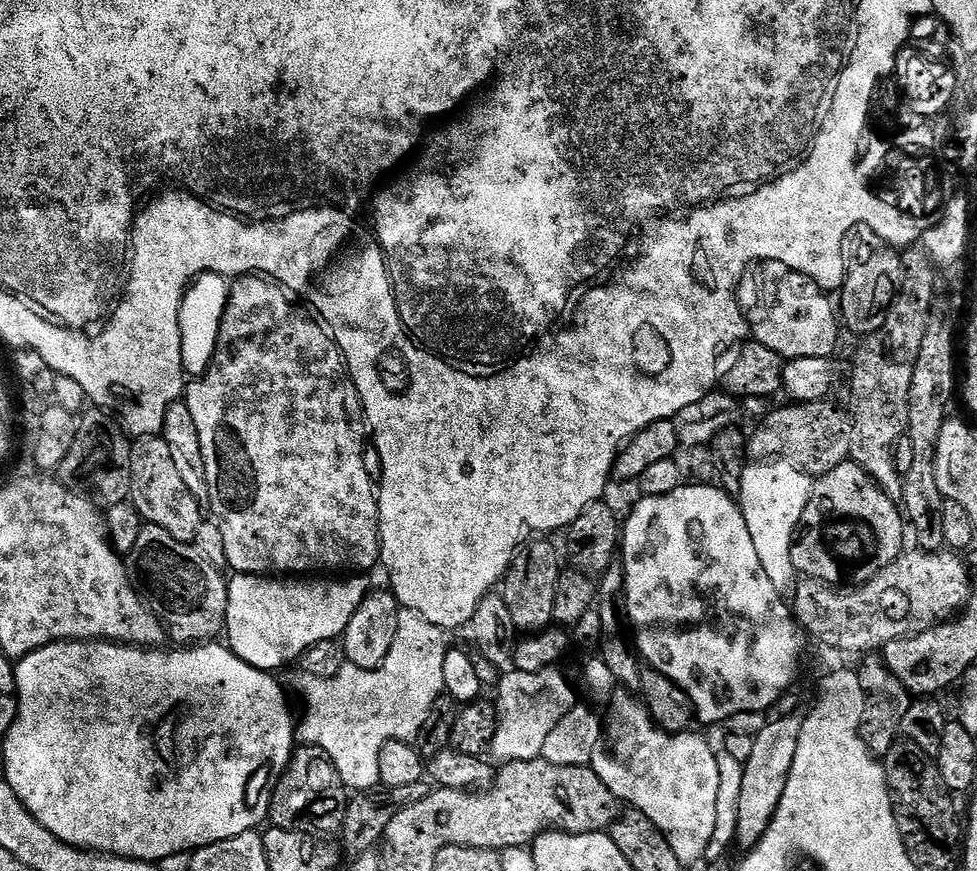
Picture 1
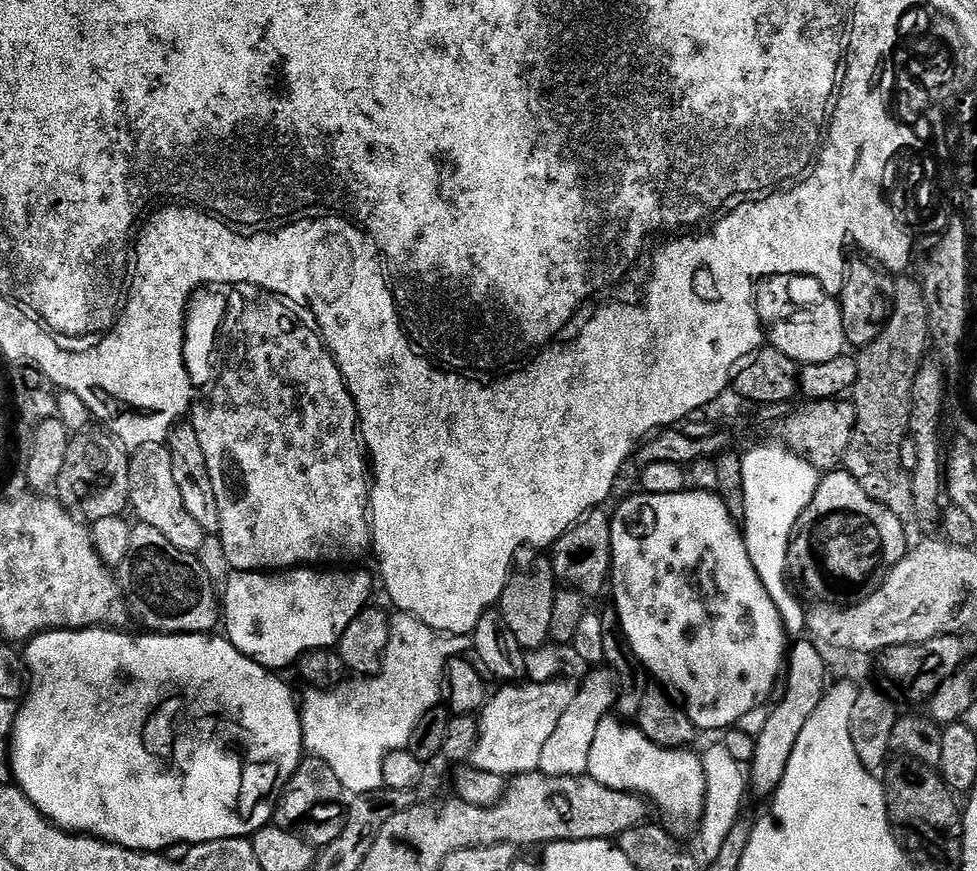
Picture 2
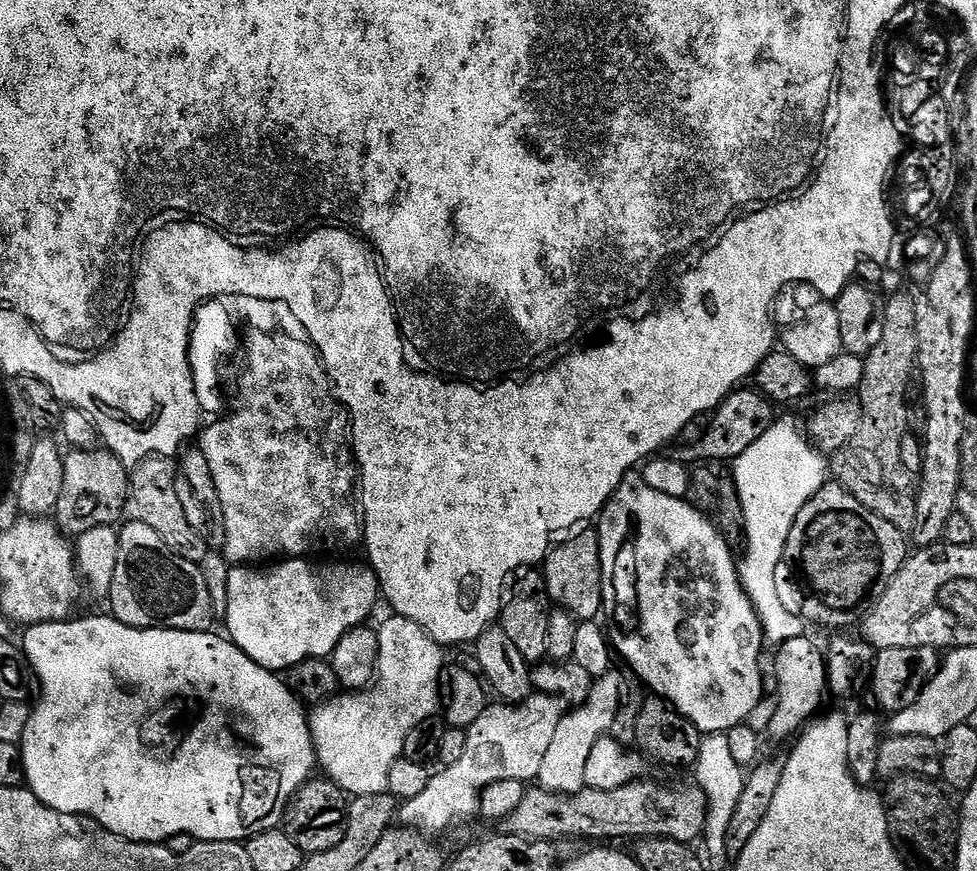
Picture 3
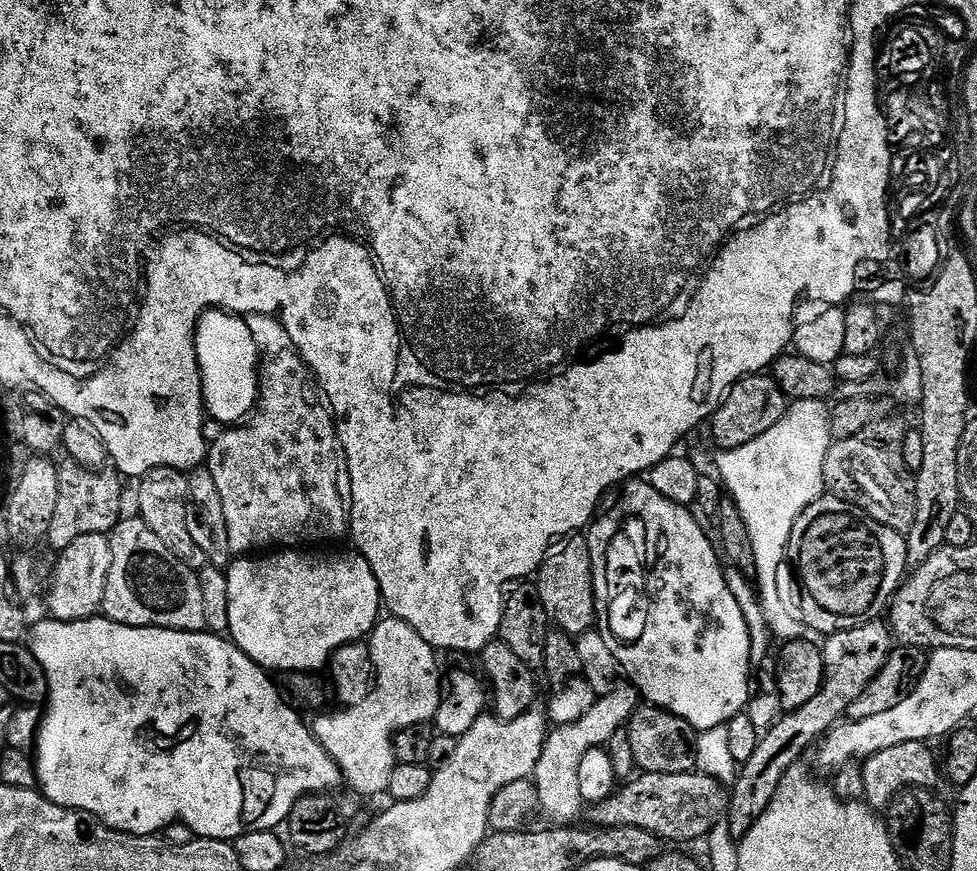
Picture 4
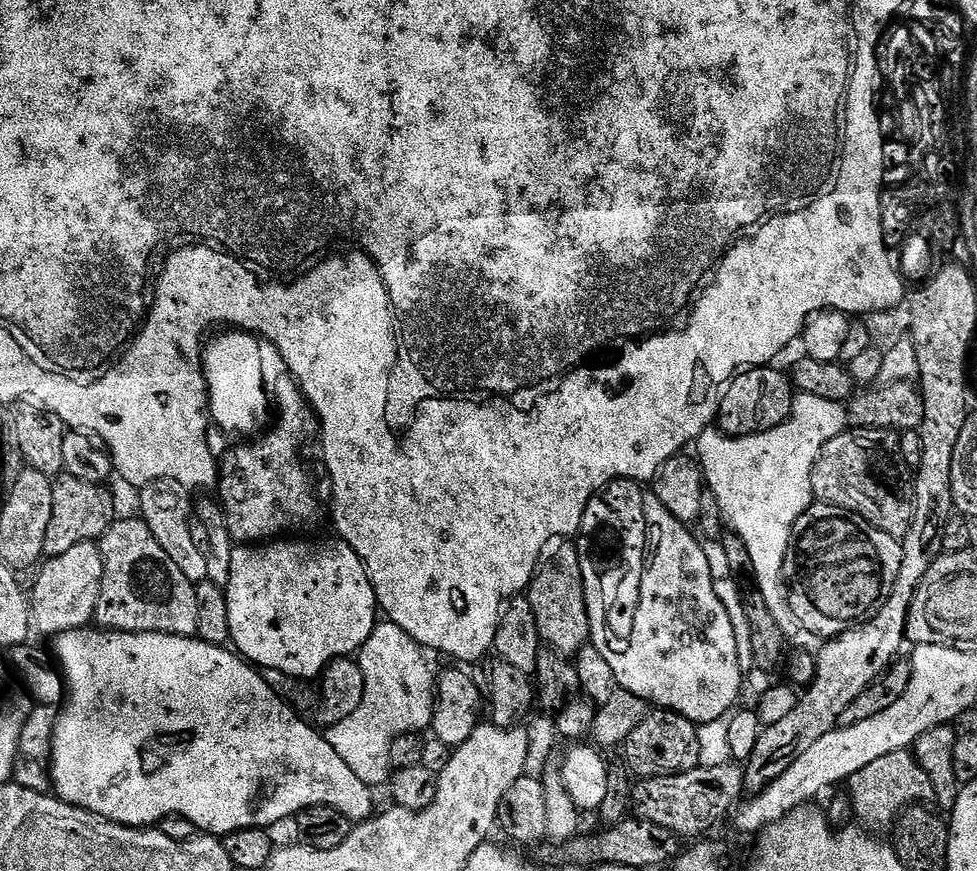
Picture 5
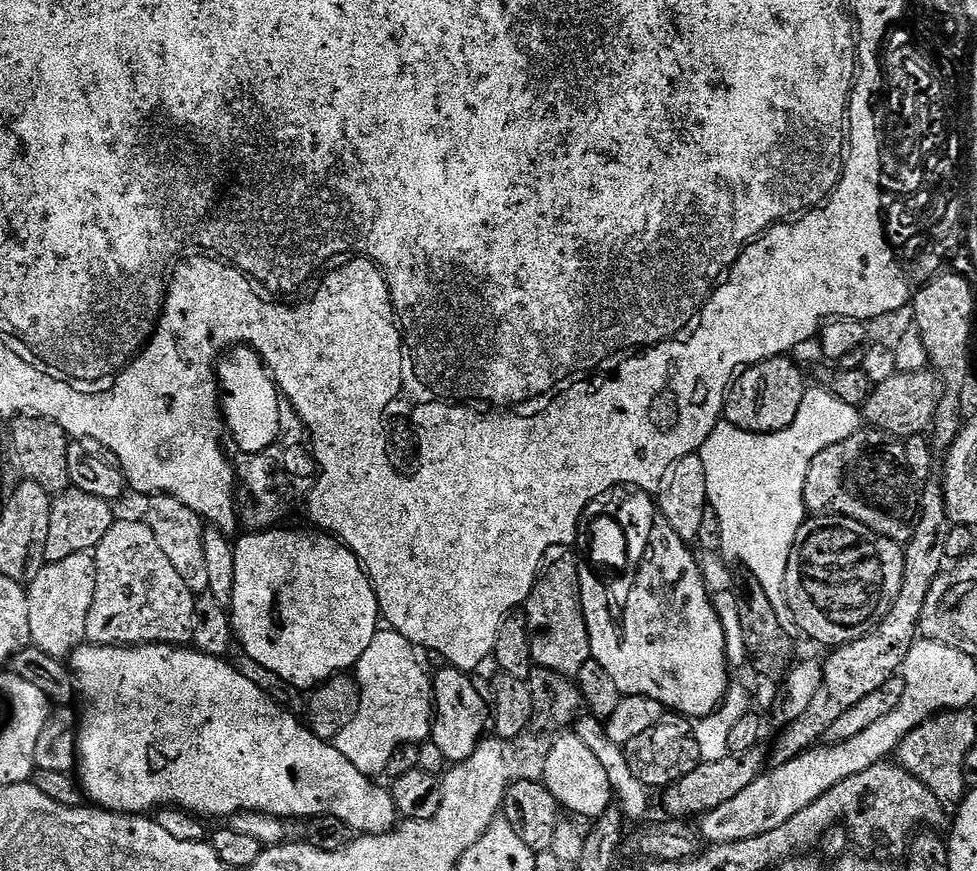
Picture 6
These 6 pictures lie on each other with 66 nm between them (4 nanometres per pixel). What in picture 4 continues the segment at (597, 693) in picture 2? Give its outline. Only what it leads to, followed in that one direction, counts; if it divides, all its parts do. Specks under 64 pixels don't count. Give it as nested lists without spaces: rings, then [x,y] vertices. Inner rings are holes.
[[[617,682],[604,696],[597,696],[594,706],[578,718],[573,724],[561,724],[553,727],[544,743],[542,758],[538,758],[538,766],[534,773],[534,783],[538,790],[540,808],[549,816],[556,826],[572,826],[577,823],[580,807],[585,807],[582,788],[578,786],[578,766],[582,766],[582,758],[595,748],[604,748],[608,739],[619,728],[625,727],[638,707],[638,693],[631,683]]]

